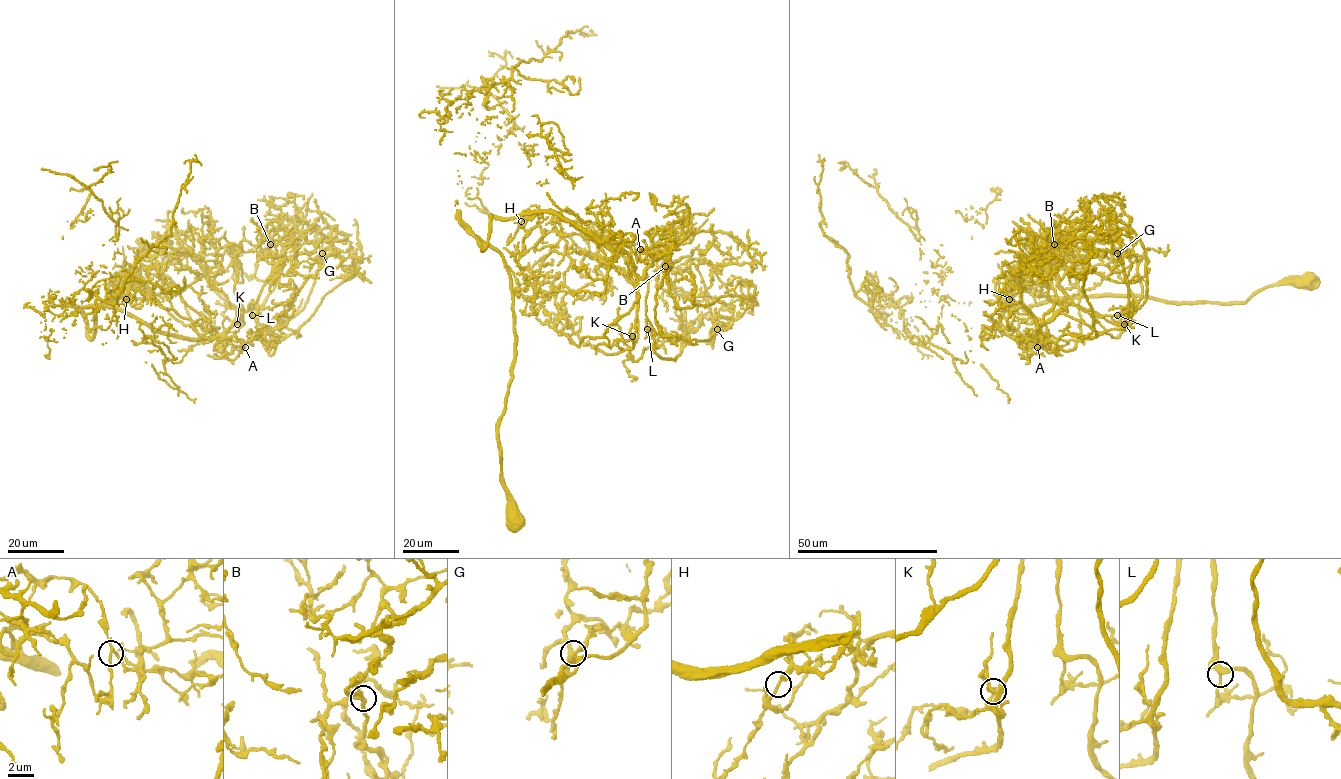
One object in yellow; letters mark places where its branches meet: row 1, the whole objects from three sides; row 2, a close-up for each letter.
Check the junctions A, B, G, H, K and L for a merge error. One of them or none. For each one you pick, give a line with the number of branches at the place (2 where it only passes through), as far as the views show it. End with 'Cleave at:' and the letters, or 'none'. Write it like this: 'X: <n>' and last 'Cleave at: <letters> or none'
Cleave at: none

